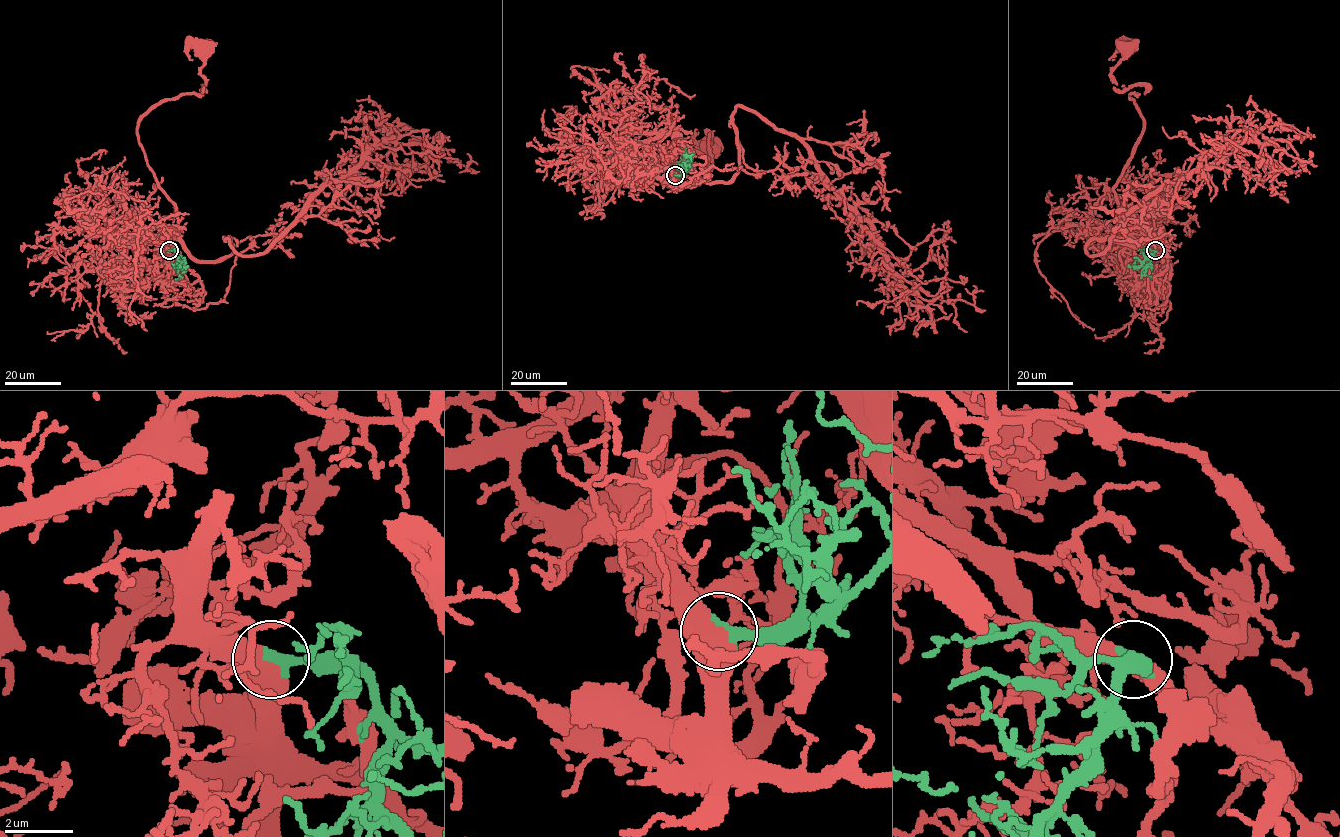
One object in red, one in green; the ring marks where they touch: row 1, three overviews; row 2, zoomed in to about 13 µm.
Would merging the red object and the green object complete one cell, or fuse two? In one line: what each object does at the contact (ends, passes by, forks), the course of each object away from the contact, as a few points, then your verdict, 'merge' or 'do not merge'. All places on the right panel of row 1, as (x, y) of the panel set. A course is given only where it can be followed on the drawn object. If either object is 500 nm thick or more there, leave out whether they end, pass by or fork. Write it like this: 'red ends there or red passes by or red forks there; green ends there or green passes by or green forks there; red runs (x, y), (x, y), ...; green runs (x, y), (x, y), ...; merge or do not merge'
red runs (1155, 251), (1120, 227), (1114, 190), (1143, 123), (1130, 97), (1145, 87), (1118, 91), (1109, 75), (1126, 46); green runs (1155, 251), (1142, 271), (1151, 279); merge

